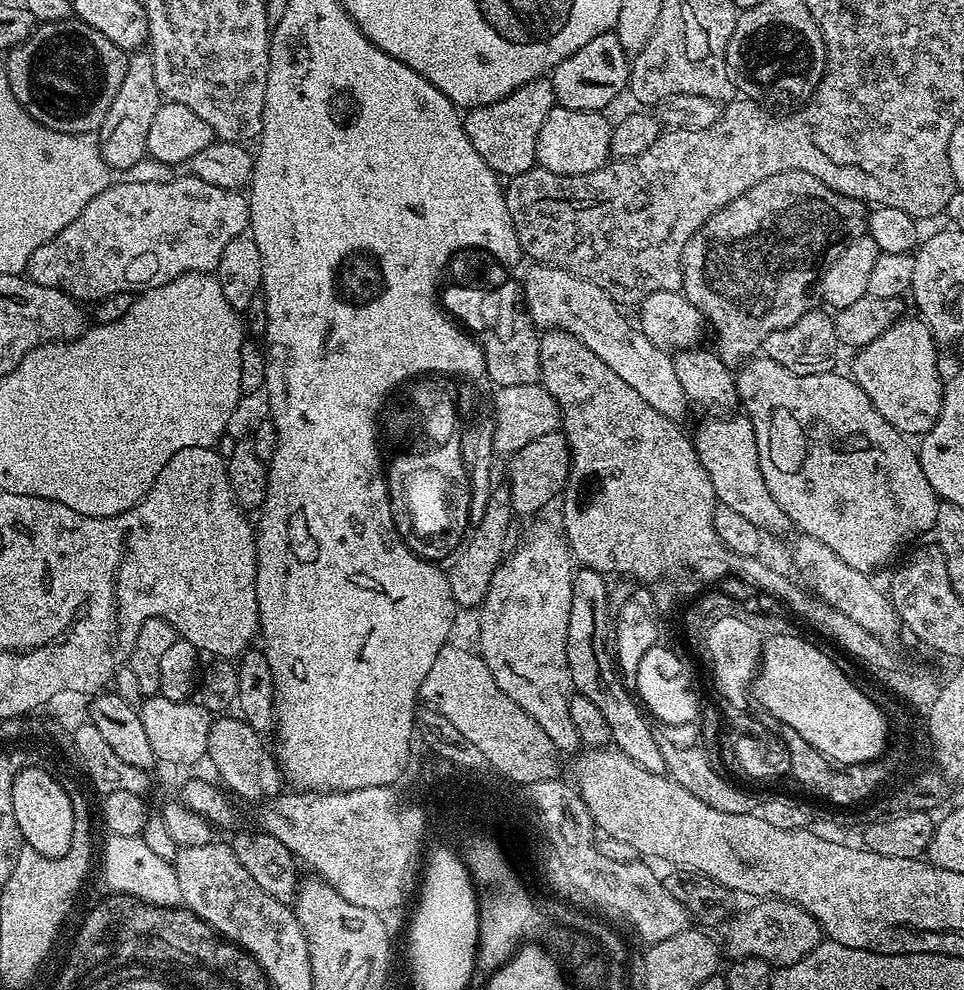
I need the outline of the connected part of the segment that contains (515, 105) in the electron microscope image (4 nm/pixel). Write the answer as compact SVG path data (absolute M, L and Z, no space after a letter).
M548 78L531 80L521 88L515 88L509 96L493 104L483 104L480 108L473 108L463 117L464 129L478 154L482 154L482 162L490 166L497 177L511 178L528 172L537 167L536 147L538 146L538 130L542 130L542 122L546 122L546 114L557 107L556 95L552 89L552 81Z

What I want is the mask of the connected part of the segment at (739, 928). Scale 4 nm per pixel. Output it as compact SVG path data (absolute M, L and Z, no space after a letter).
M764 898L753 908L748 908L745 912L737 911L733 915L730 923L727 925L728 931L728 948L726 944L726 952L732 955L733 961L737 960L764 960L767 964L775 966L777 969L788 968L794 962L798 962L802 958L806 958L806 954L810 954L822 943L822 933L820 931L820 923L814 919L805 908L800 908L791 900L781 900L779 898Z

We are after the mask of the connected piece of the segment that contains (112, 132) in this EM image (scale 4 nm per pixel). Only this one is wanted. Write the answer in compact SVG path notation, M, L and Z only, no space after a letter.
M135 61L134 66L129 67L128 77L118 86L118 94L114 94L114 102L110 102L110 110L106 110L104 121L98 133L98 143L100 145L100 156L104 159L109 169L132 168L140 159L148 156L148 135L150 134L150 122L154 122L154 114L158 114L162 103L162 97L158 90L158 82L152 80L152 61Z

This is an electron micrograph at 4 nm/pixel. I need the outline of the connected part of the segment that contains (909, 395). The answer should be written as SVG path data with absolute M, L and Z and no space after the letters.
M901 318L891 324L874 342L855 353L850 375L870 402L905 437L923 437L930 431L942 410L945 381L940 380L940 360L936 357L938 341L923 319Z

